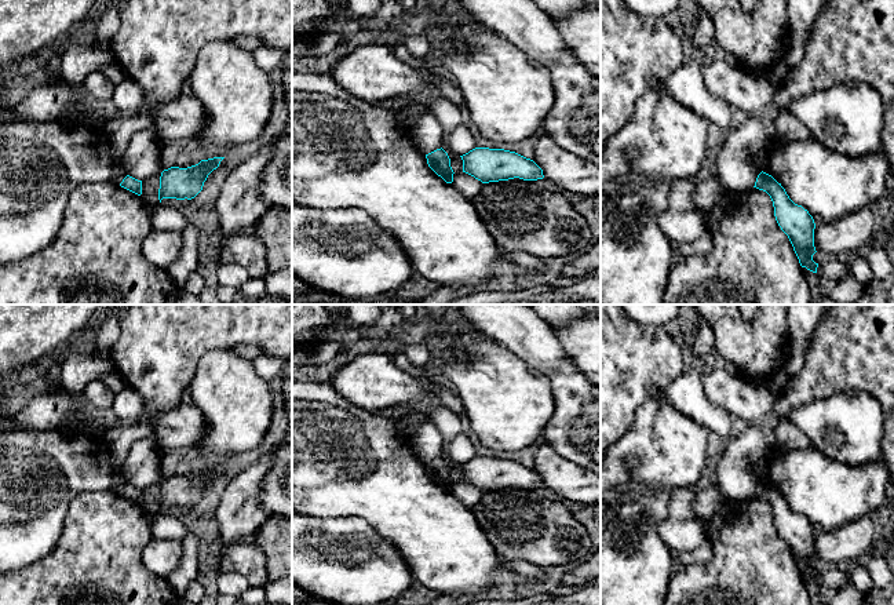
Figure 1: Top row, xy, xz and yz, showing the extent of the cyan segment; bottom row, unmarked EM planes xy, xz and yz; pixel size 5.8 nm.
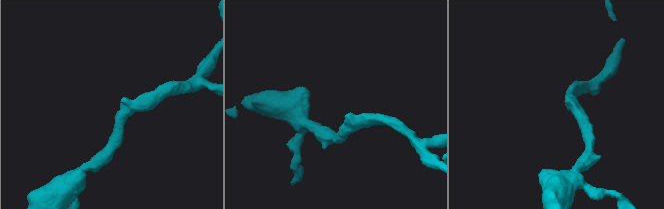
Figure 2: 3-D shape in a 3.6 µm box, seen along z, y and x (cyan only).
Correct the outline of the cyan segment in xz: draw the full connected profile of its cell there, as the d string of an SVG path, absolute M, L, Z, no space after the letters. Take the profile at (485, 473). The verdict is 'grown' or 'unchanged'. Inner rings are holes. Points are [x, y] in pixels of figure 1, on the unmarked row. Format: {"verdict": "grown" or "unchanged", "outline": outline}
{"verdict": "unchanged", "outline": "M475 456L460 464L463 481L482 492L519 486L523 489L543 488L543 478L530 467L504 458Z"}

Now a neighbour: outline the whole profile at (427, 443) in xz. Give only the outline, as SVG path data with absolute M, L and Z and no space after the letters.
M427 420L410 437L410 445L416 456L426 464L442 456L444 435L431 422Z

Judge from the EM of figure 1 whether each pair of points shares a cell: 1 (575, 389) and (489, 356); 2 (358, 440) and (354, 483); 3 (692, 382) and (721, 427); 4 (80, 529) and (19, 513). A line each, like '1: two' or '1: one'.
1: two
2: one
3: one
4: two

